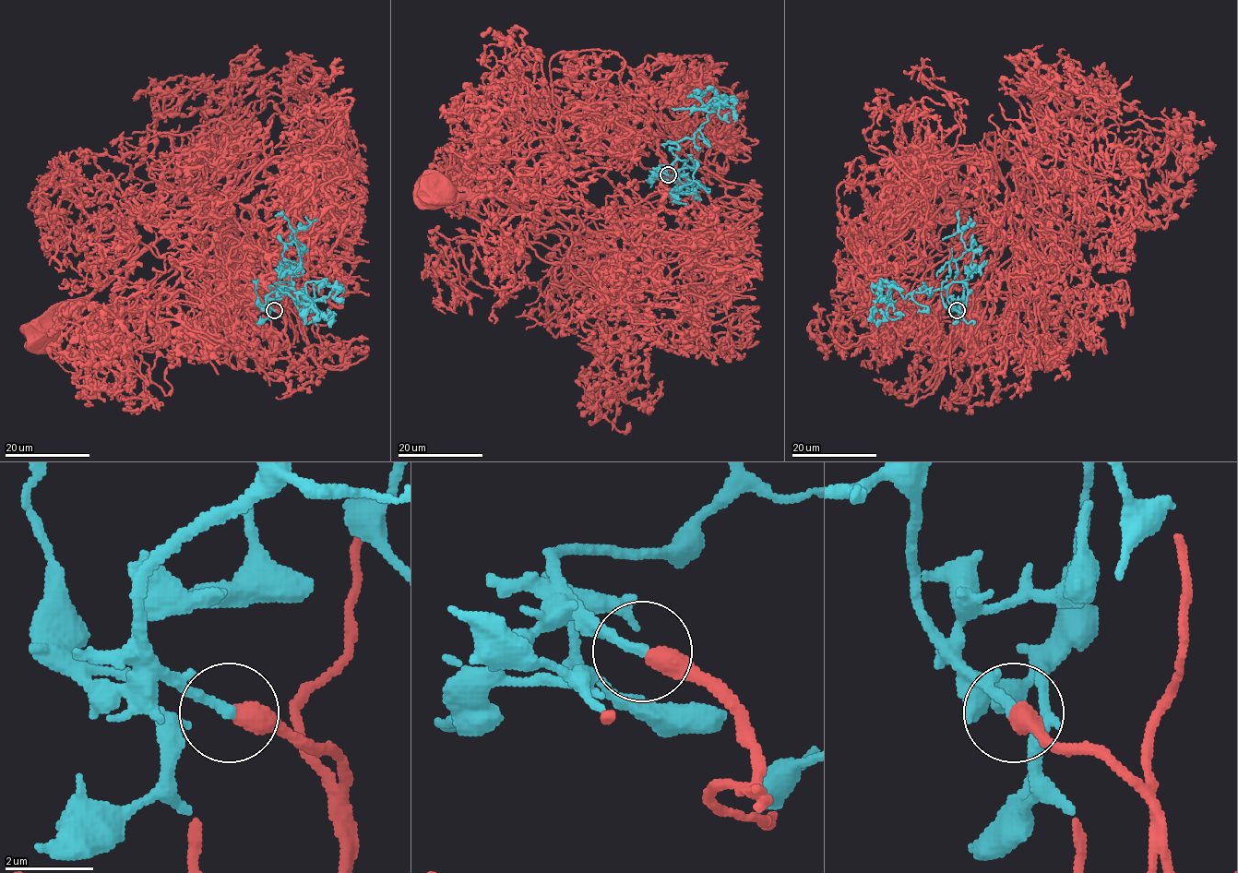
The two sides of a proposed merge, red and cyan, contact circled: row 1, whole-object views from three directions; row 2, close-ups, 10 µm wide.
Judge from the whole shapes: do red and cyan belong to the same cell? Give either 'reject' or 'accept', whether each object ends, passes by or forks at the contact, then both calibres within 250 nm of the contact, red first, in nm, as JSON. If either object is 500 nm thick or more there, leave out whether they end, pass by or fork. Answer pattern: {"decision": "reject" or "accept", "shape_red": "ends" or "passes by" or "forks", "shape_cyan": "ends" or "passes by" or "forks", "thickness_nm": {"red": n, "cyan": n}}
{"decision": "accept", "shape_red": "ends", "shape_cyan": "ends", "thickness_nm": {"red": 460, "cyan": 240}}

